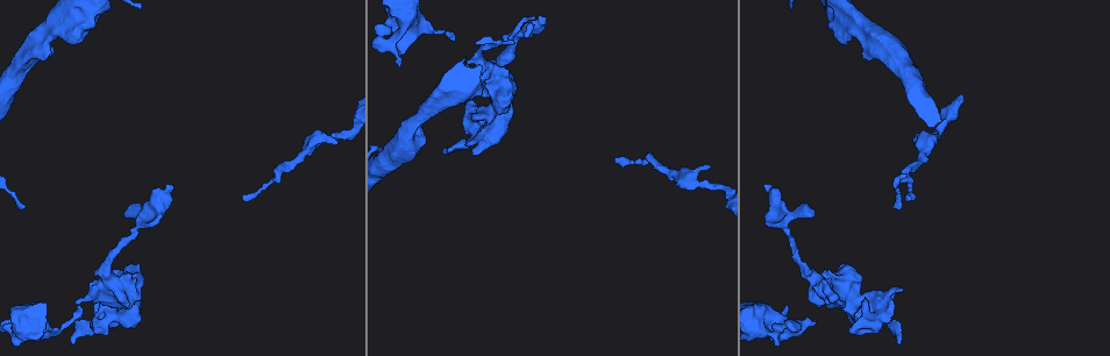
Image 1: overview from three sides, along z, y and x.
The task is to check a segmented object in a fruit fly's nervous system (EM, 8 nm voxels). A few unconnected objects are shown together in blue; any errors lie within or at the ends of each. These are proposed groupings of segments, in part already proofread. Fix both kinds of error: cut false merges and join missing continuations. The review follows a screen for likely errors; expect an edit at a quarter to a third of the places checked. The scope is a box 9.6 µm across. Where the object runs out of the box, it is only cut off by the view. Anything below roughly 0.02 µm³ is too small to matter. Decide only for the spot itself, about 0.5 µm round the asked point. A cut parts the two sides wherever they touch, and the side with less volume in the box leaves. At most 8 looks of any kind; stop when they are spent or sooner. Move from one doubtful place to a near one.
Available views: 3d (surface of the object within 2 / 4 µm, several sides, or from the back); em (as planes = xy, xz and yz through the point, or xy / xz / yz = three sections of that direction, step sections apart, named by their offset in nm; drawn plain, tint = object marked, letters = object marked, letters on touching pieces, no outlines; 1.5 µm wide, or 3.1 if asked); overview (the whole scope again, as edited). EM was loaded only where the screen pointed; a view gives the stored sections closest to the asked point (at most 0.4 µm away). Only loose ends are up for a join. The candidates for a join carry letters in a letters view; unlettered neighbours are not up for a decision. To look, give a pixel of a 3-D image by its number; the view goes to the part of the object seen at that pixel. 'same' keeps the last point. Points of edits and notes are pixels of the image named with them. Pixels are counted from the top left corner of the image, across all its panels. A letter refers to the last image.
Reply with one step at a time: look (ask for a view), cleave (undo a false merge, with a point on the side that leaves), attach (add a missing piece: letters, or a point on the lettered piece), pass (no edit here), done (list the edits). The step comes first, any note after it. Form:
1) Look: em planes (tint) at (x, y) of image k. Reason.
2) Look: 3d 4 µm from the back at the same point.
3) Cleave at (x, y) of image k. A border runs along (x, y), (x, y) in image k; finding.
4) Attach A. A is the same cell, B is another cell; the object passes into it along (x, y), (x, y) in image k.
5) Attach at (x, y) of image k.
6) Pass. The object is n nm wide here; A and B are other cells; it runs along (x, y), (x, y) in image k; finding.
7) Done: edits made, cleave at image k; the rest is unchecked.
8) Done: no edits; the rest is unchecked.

Look: em planes (plain) at (614, 158) of image 1. An open end.

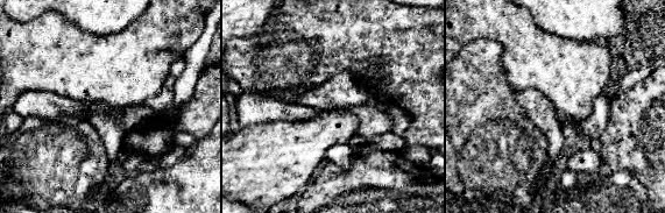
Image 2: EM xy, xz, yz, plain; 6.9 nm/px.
Look: em planes (letters) at the same point. See the neighbours.

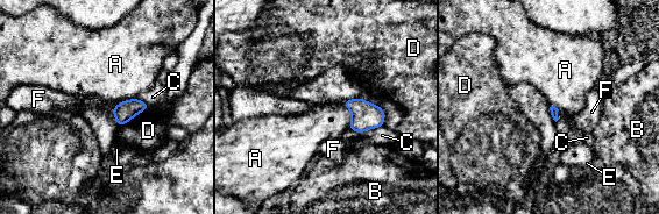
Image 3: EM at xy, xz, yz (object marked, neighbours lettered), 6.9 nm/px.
Pass. A, B, C, D, E and F are other cells; a border runs along (341, 101), (351, 113), (349, 128) in image 3; no lettered piece goes on from it.

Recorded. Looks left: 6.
Look: em xy step 8 (tint) at (311, 138) of image 1. Branch point.

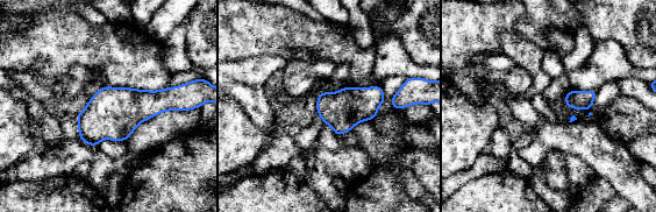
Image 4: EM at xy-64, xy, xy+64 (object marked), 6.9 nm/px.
Look: em xy step 8 (letters) at the same point.

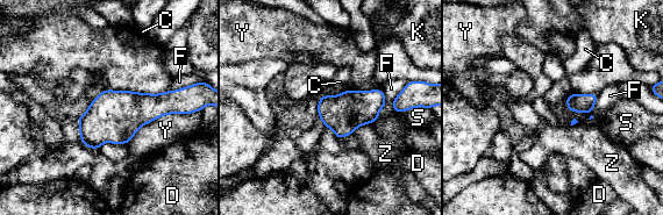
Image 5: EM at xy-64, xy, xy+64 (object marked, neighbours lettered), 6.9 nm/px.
Pass. The object is 200 nm wide here; C, D, F, K, S, Y and Z are other cells; a border runs along (105, 90), (154, 94), (169, 91) in image 5; continuous, no second cell.

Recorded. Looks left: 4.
Look: em planes (tint) at (401, 63) of image 1. An open end.

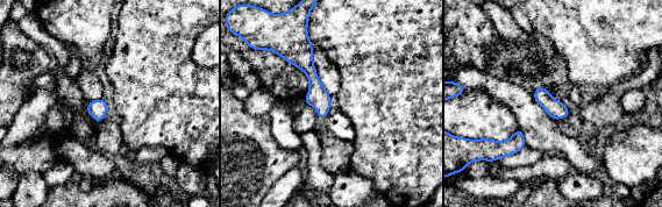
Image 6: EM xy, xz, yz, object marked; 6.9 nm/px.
Look: em planes (letters) at the same point. See the neighbours.

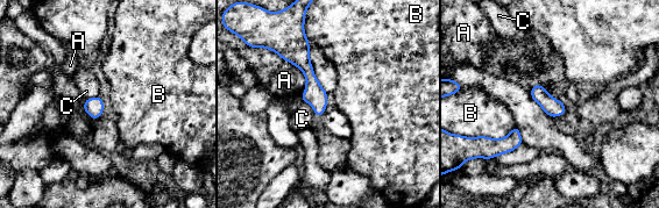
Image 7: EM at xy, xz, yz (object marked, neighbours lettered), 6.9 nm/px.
Pass. A, B and C are other cells; none of them fits.

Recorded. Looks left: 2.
Done: no edits; the rest is unchecked.

